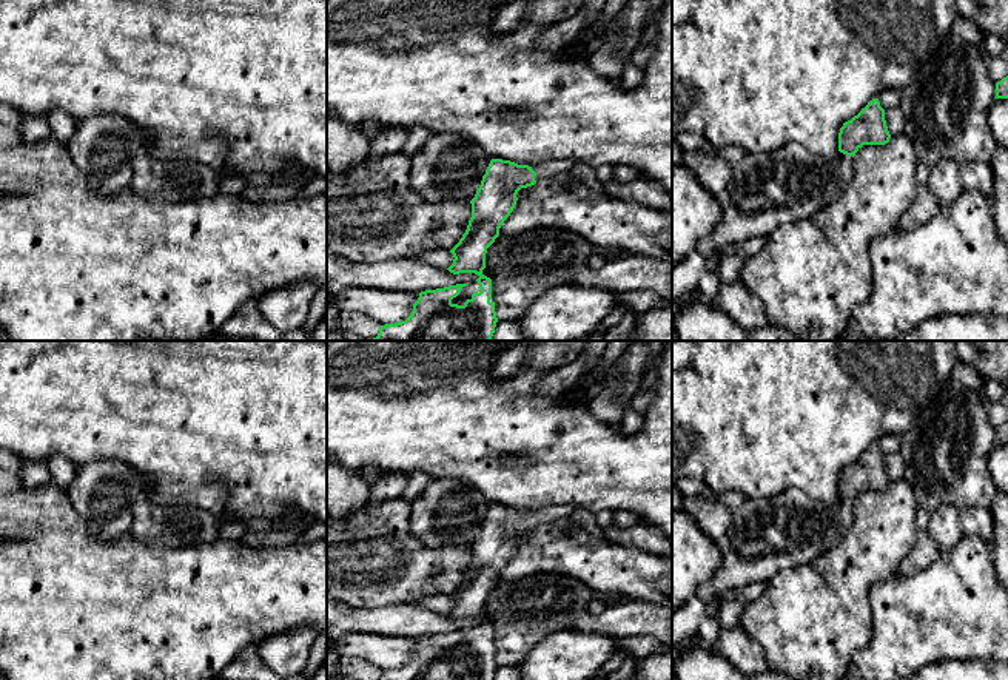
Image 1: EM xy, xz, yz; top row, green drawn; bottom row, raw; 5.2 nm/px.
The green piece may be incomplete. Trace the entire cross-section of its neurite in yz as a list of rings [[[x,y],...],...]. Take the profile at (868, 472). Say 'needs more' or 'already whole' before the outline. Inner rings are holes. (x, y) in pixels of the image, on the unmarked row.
needs more; [[[872,444],[840,473],[840,498],[834,504],[817,503],[797,487],[769,498],[746,498],[737,510],[732,510],[732,523],[724,537],[717,541],[723,555],[720,569],[692,600],[672,614],[672,648],[698,635],[707,604],[721,598],[724,592],[740,591],[749,583],[768,583],[778,571],[812,563],[838,544],[854,524],[855,498],[863,490],[885,490],[889,484],[885,455],[879,444]]]

